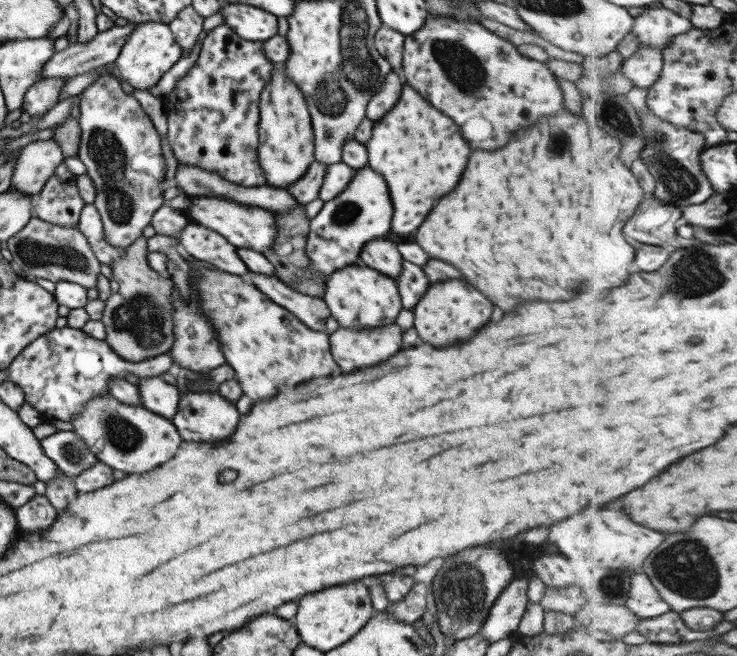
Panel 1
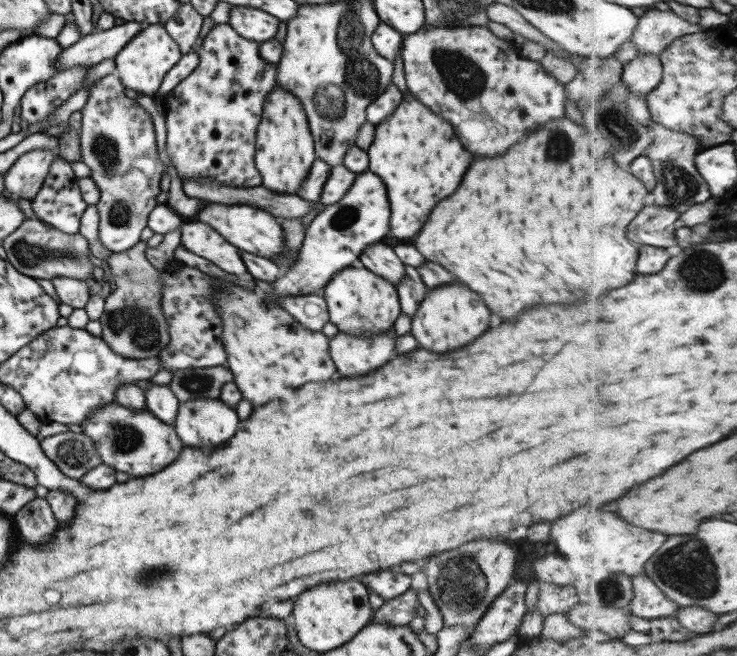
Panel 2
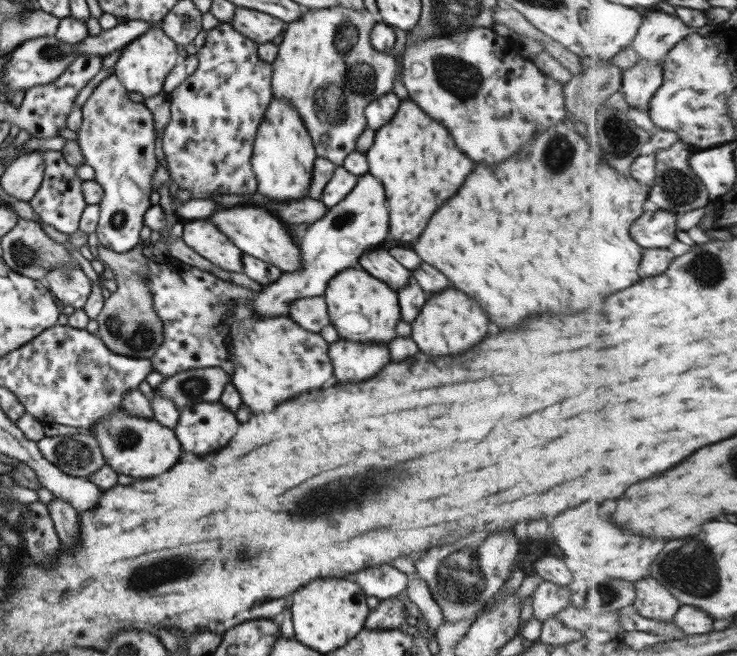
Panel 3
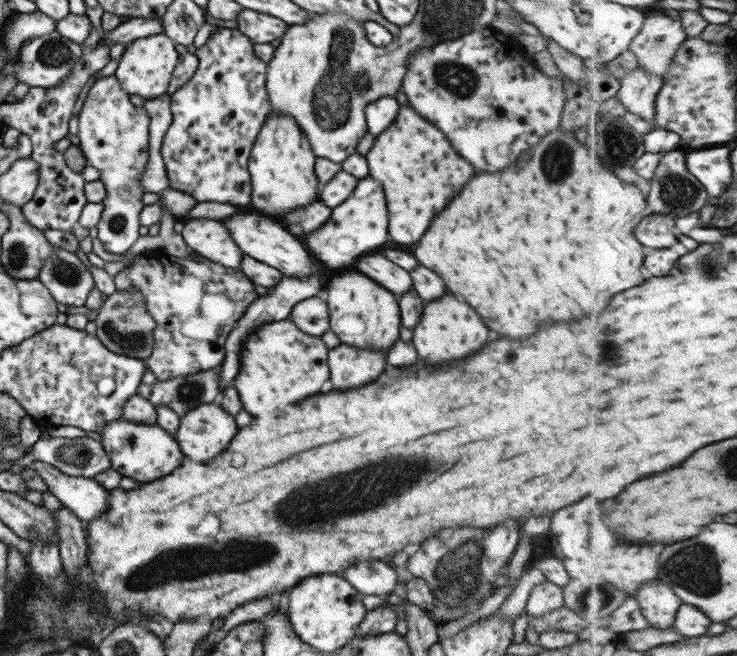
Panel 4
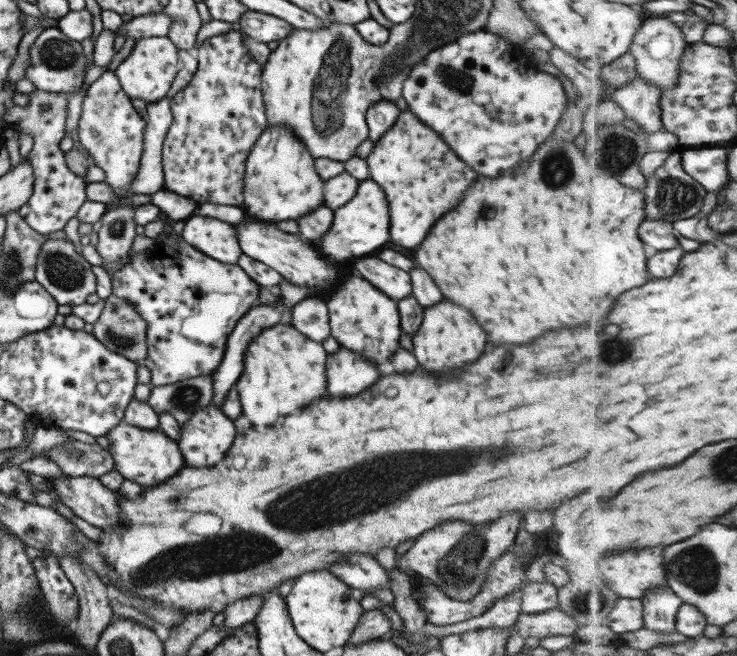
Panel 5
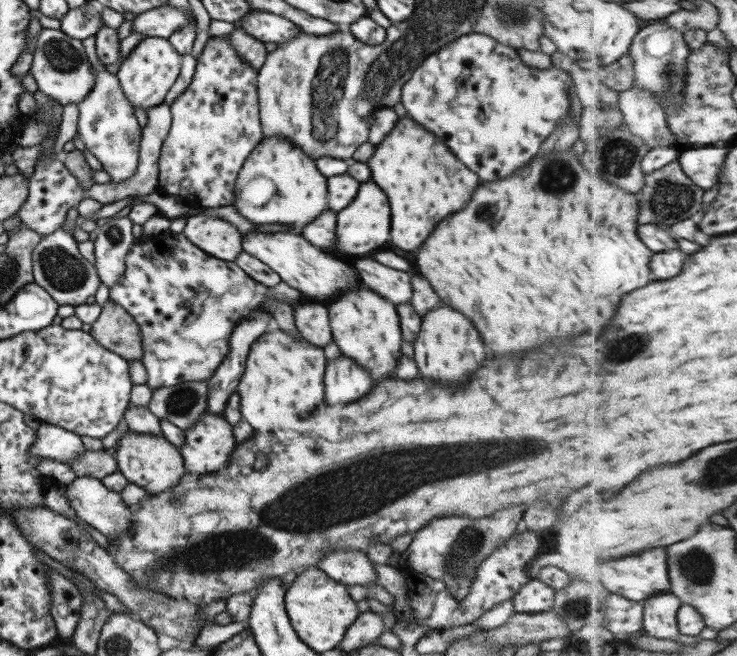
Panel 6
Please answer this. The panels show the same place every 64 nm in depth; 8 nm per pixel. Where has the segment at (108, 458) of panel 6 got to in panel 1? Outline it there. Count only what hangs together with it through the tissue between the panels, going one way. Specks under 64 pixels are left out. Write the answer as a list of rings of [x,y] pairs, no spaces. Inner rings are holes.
[[[57,431],[55,434],[51,434],[39,440],[39,444],[41,445],[43,454],[51,459],[63,474],[67,474],[67,476],[73,478],[98,461],[95,455],[89,451],[89,447],[85,445],[85,441],[81,441],[79,437],[75,436],[73,431]]]

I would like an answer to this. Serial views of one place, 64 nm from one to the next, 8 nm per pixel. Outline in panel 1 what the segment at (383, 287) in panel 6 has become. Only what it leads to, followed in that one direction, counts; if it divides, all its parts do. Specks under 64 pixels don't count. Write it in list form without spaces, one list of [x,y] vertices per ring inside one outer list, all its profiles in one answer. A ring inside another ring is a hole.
[[[369,240],[367,244],[363,244],[358,258],[361,264],[391,279],[397,278],[401,272],[401,256],[395,252],[395,244],[389,240]]]

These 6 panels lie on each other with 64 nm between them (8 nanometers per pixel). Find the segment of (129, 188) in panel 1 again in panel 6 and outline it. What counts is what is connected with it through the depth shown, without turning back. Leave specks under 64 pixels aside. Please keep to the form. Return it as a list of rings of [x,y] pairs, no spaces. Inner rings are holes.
[[[89,36],[81,41],[90,66],[95,70],[93,89],[81,103],[77,103],[78,118],[76,134],[85,148],[101,163],[102,170],[110,176],[109,182],[119,183],[136,171],[141,128],[133,114],[133,108],[125,101],[112,68],[104,66],[95,53],[95,38]],[[125,209],[100,222],[95,228],[93,265],[98,281],[108,289],[123,276],[124,258],[134,240],[131,226],[132,222],[127,219]]]

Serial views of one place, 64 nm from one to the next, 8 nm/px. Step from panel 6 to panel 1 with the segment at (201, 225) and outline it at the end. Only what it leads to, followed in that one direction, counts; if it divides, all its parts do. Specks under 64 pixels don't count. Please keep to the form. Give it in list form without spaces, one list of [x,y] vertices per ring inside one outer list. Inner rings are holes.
[[[189,221],[179,231],[177,243],[181,252],[209,262],[215,269],[239,276],[249,271],[235,252],[233,244],[229,244],[217,232],[195,222]]]

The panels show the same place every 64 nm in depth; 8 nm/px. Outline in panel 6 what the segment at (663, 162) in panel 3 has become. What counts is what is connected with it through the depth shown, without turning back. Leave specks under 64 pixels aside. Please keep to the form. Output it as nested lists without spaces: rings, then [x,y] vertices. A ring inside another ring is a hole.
[[[679,160],[671,161],[667,166],[646,175],[645,188],[638,194],[639,204],[641,204],[639,225],[673,226],[681,220],[687,220],[703,208],[703,194],[705,194],[703,188],[695,186],[695,182],[683,172]]]

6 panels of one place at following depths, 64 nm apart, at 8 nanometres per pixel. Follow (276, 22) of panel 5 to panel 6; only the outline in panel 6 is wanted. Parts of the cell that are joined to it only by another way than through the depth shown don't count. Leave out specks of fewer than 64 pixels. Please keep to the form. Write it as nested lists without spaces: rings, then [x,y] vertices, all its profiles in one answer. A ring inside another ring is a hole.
[[[249,10],[239,20],[243,32],[254,39],[265,42],[283,44],[293,40],[302,30],[285,17],[265,11]]]

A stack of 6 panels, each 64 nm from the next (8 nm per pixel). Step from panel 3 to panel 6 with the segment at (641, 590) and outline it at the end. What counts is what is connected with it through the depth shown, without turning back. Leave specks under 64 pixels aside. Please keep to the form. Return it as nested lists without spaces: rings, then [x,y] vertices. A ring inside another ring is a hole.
[[[673,592],[657,594],[644,603],[644,630],[655,638],[677,640],[681,636],[678,614],[684,604]]]

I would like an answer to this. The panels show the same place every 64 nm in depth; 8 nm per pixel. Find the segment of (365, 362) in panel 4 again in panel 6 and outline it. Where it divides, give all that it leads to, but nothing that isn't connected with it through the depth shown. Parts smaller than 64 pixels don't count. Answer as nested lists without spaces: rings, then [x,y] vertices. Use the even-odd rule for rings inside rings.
[[[340,354],[335,359],[328,360],[324,366],[323,400],[327,406],[349,404],[365,396],[372,387],[371,376],[367,370],[351,362],[351,358]]]

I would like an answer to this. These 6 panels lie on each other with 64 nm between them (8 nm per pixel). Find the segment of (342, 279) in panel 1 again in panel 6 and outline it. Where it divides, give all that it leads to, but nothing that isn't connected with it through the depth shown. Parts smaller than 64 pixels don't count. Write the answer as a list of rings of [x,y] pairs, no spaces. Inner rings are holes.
[[[357,280],[355,286],[339,294],[326,305],[326,308],[332,341],[340,354],[351,358],[351,362],[367,370],[374,384],[385,380],[389,372],[397,366],[397,360],[401,356],[402,339],[394,304],[381,298],[379,294],[371,292]]]

